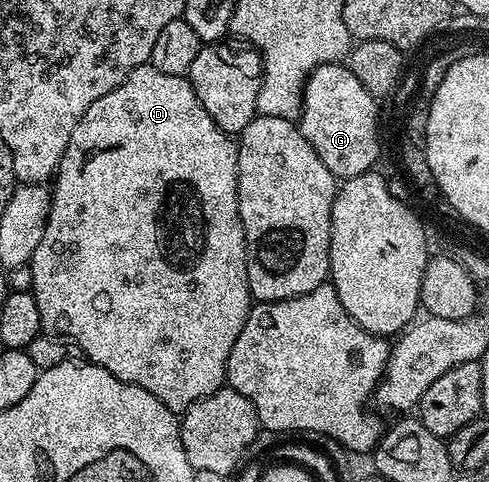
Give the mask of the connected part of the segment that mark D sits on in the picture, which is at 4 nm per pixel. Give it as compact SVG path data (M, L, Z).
M149 63L142 65L127 76L125 83L113 87L113 91L109 91L109 95L101 95L101 99L97 99L97 103L93 103L93 107L89 107L89 111L85 111L85 115L81 115L77 127L73 127L73 135L69 135L69 147L65 147L65 155L59 160L59 168L53 178L51 210L45 227L45 235L41 235L41 243L34 255L31 256L29 264L33 271L31 292L35 294L37 299L37 311L41 311L41 323L44 330L74 341L80 354L90 364L100 365L102 369L109 371L117 379L121 379L125 383L133 383L137 387L149 391L149 395L161 399L161 403L165 403L165 407L169 407L169 411L173 411L177 415L182 415L193 403L197 403L224 388L227 379L229 351L233 351L233 343L237 343L237 335L241 335L241 327L245 327L245 319L253 304L249 279L247 278L245 231L239 214L239 147L236 138L230 133L221 131L221 127L217 127L217 123L213 123L213 115L209 115L209 111L205 111L205 107L201 107L201 99L197 99L197 91L193 91L191 82L186 76L165 75L165 71L157 71L157 67L153 67Z

